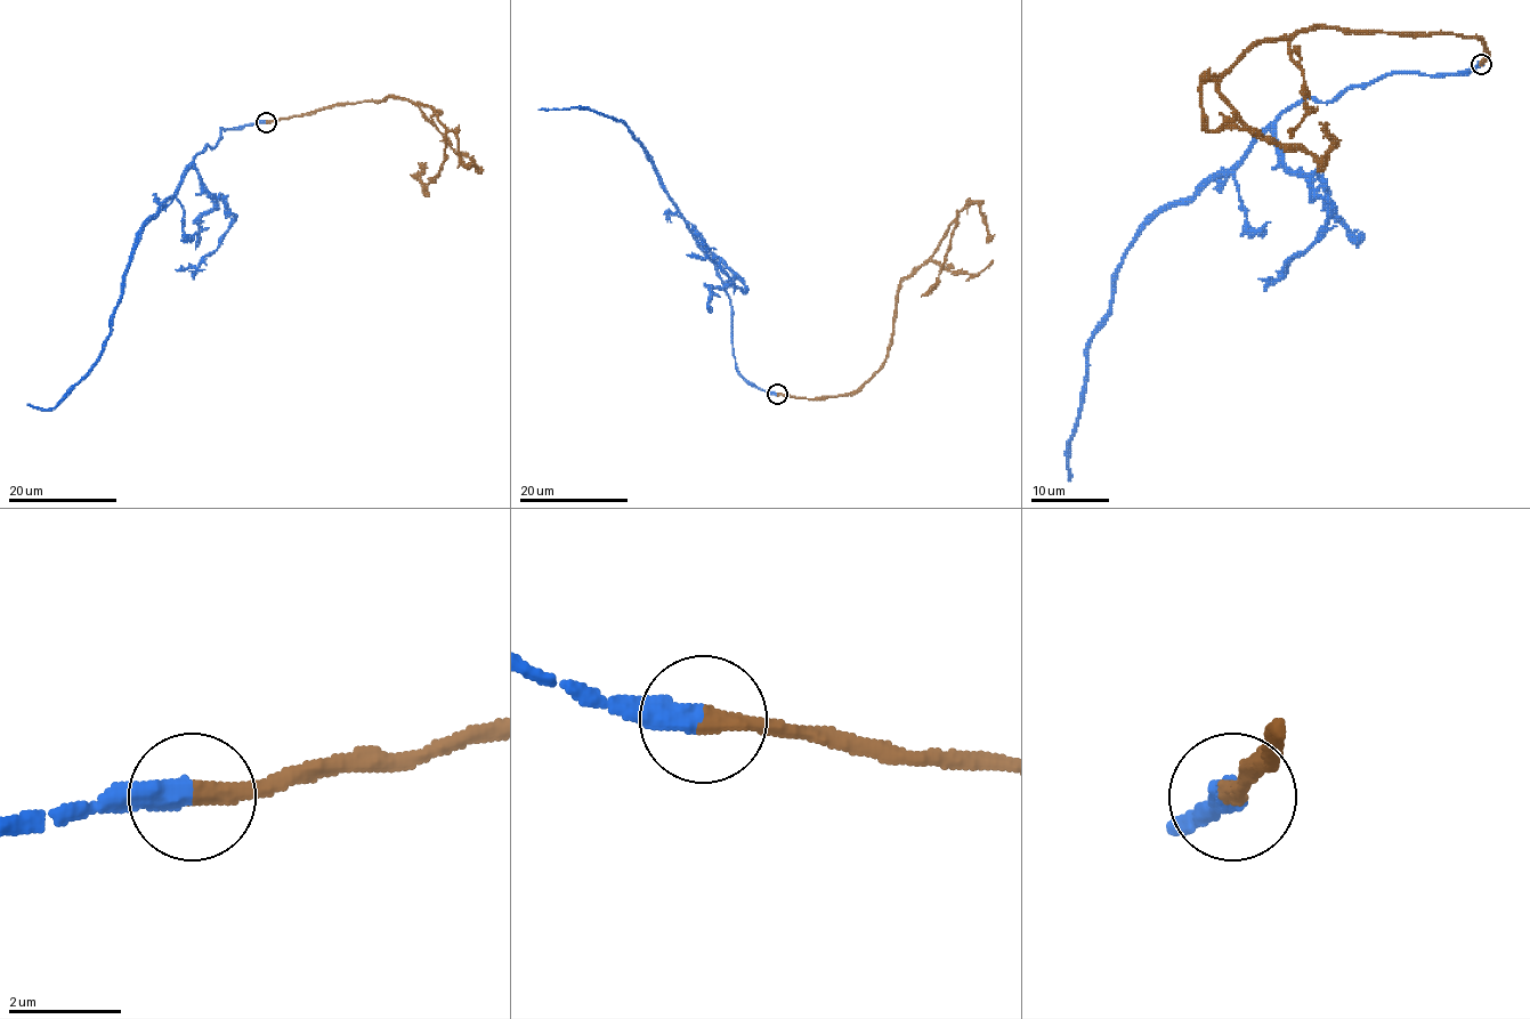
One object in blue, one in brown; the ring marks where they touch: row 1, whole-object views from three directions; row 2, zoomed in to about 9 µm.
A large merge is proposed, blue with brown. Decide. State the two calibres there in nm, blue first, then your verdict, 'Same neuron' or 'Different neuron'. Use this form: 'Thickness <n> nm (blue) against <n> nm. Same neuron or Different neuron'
Thickness 440 nm (blue) against 320 nm. Same neuron

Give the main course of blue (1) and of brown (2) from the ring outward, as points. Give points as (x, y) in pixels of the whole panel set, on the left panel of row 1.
1: (266, 121), (221, 128), (211, 148), (195, 156), (124, 269), (96, 364), (53, 407), (27, 404)
2: (266, 121), (399, 96), (426, 104), (445, 128), (445, 160), (426, 187), (421, 178), (426, 162)

